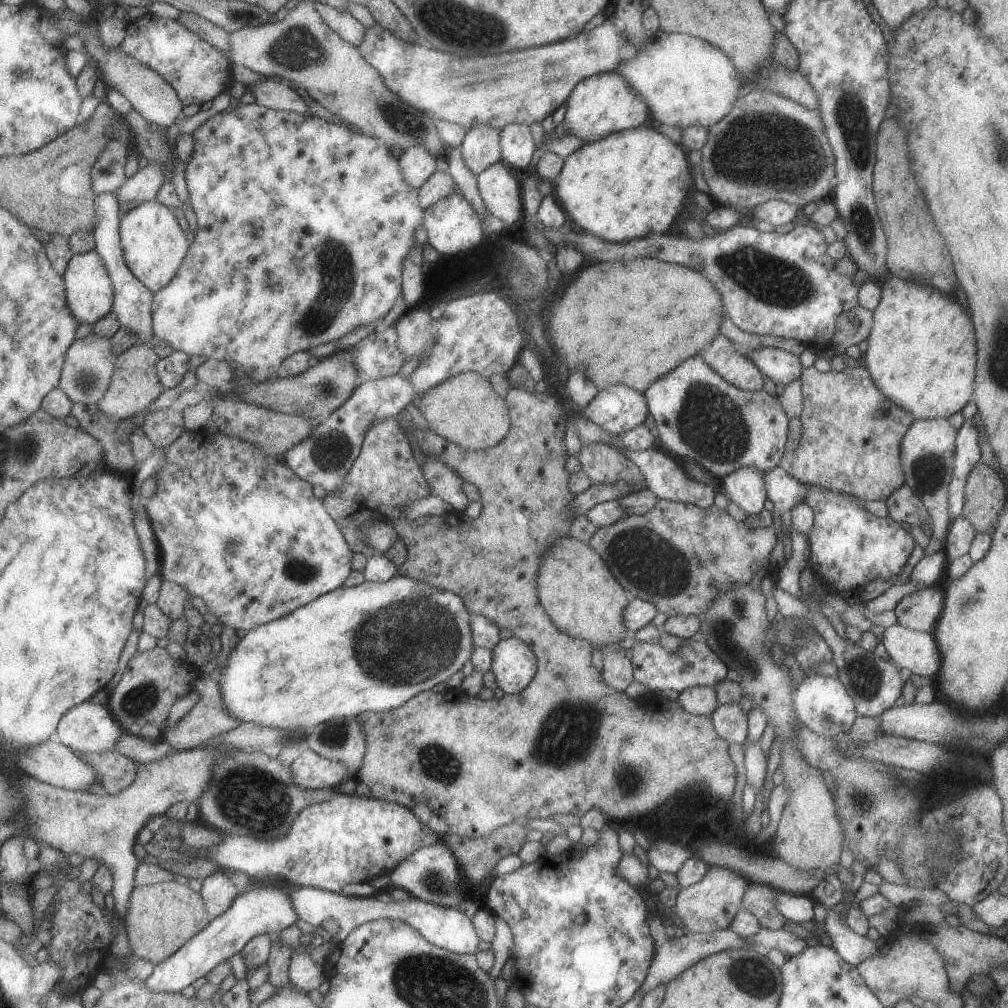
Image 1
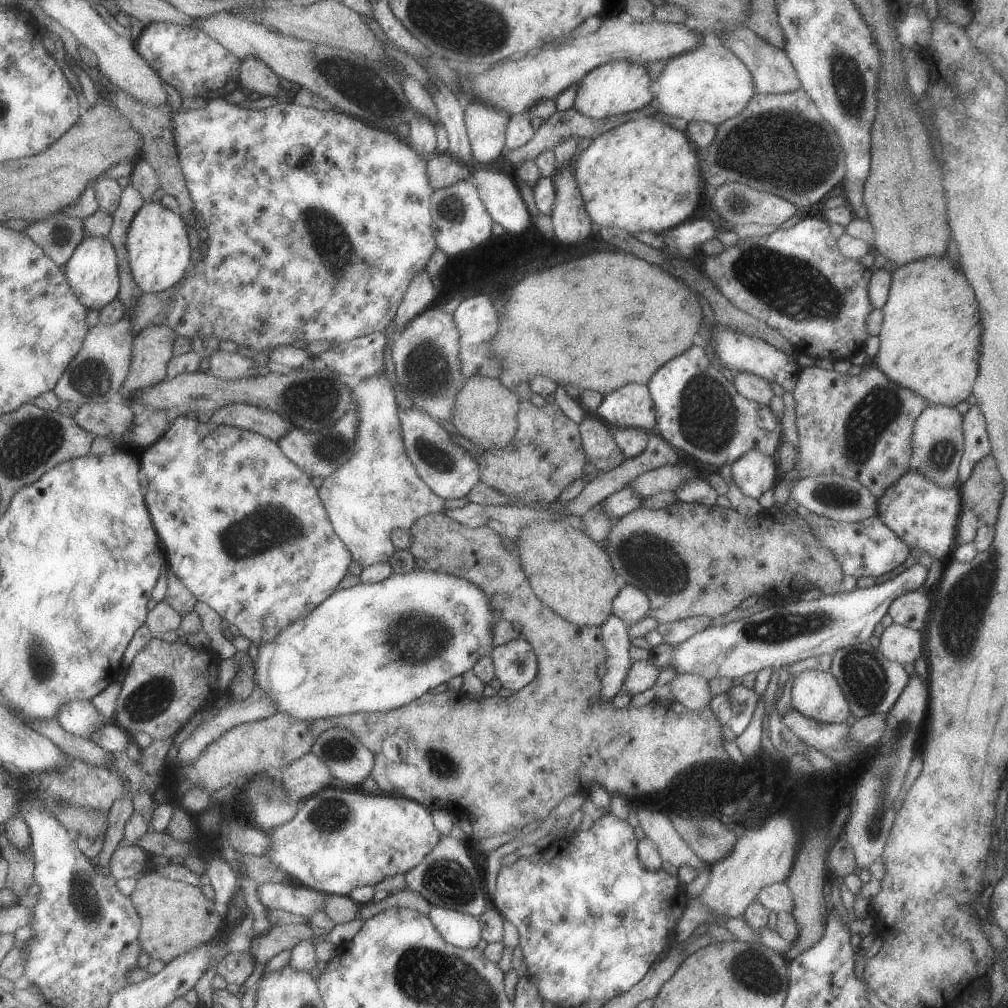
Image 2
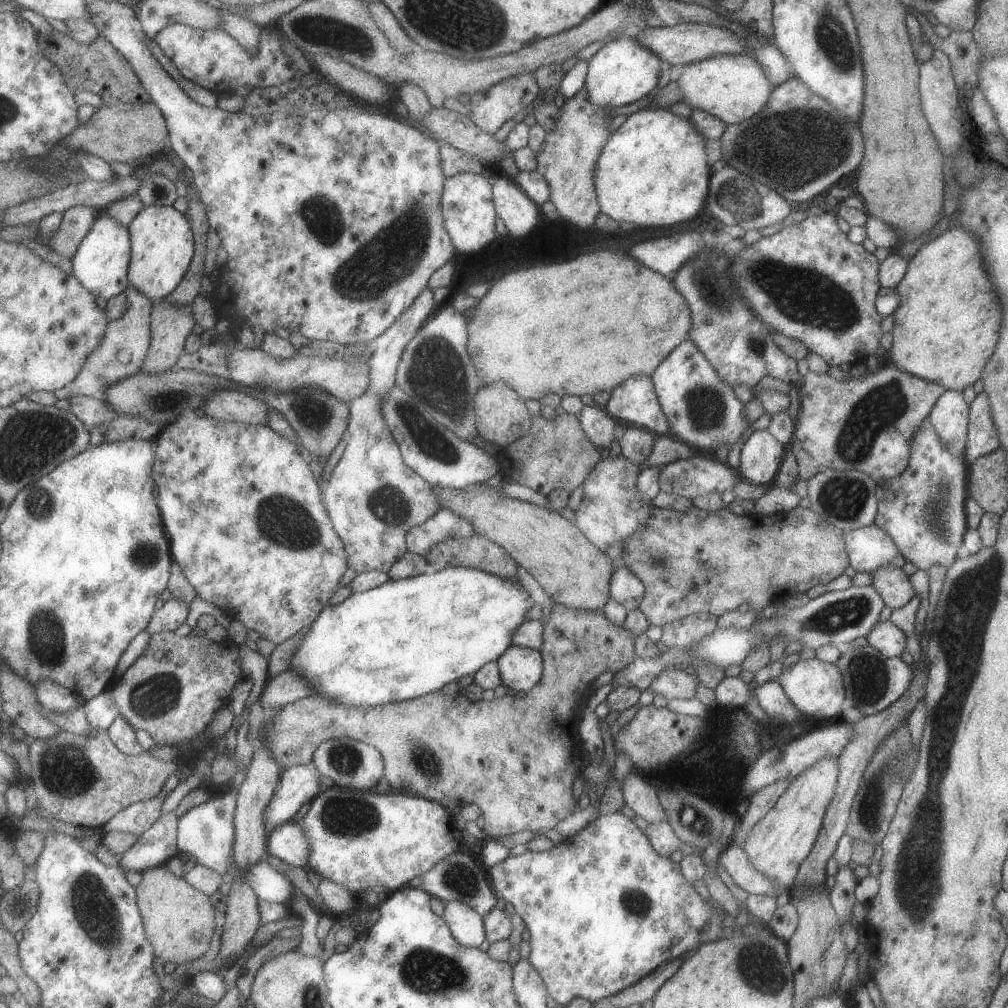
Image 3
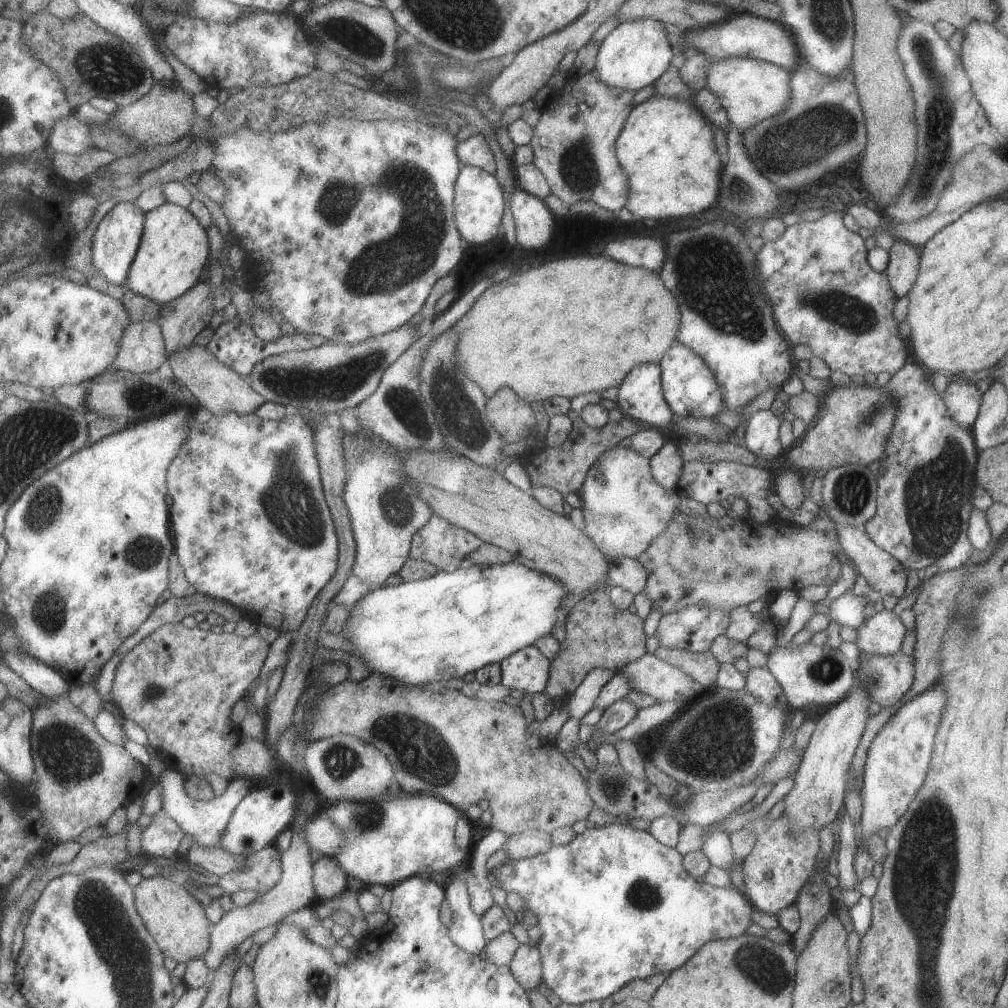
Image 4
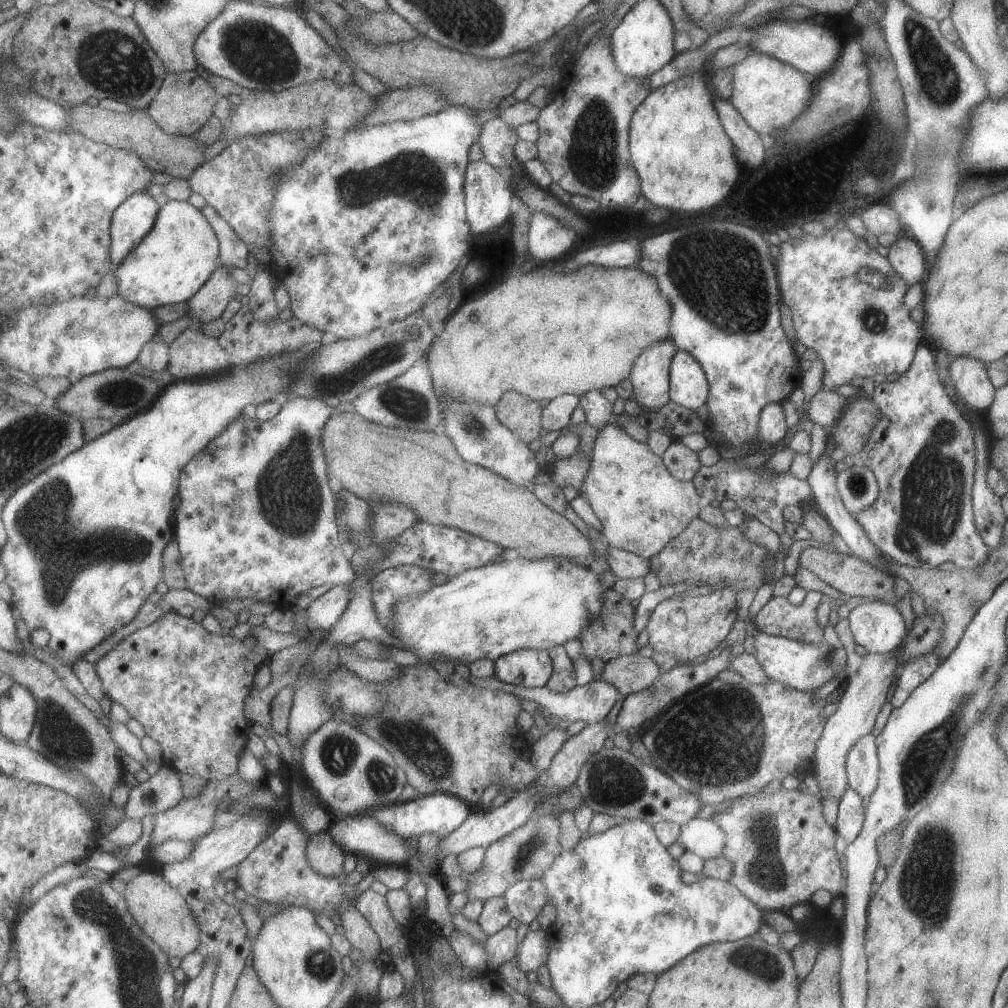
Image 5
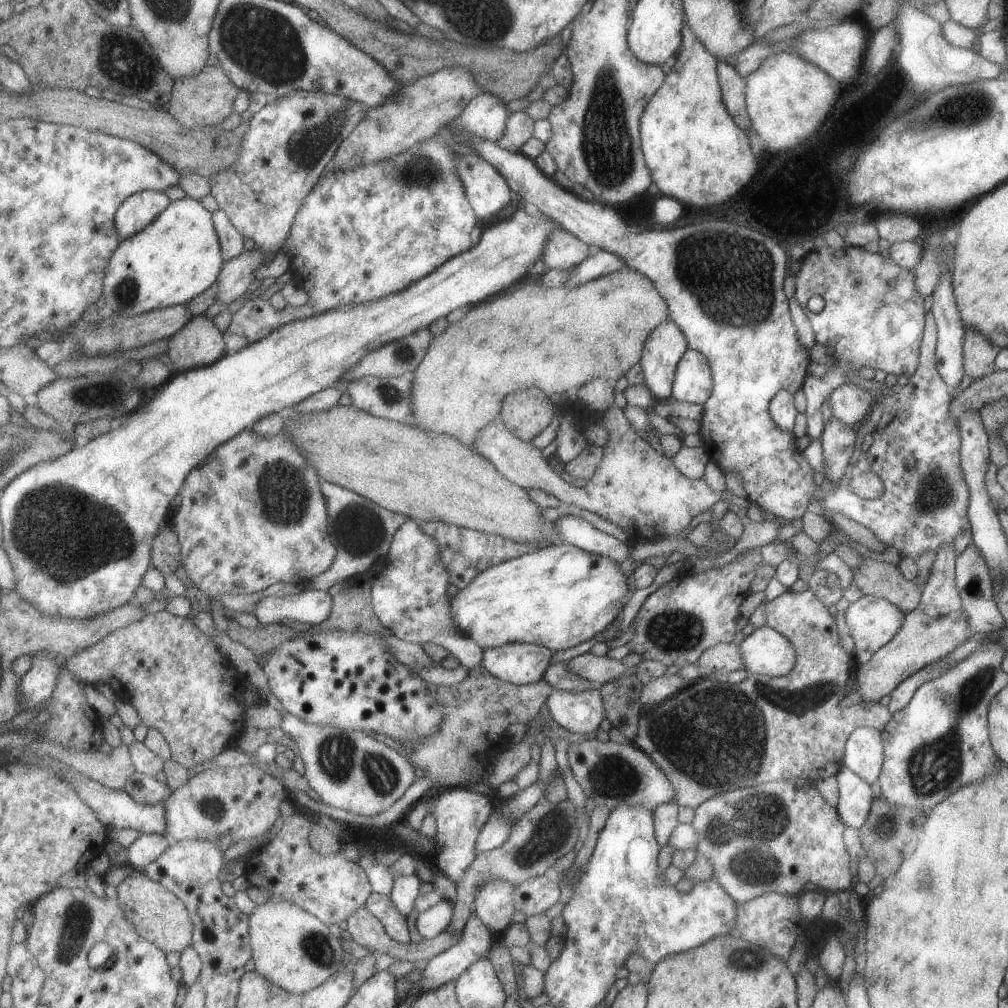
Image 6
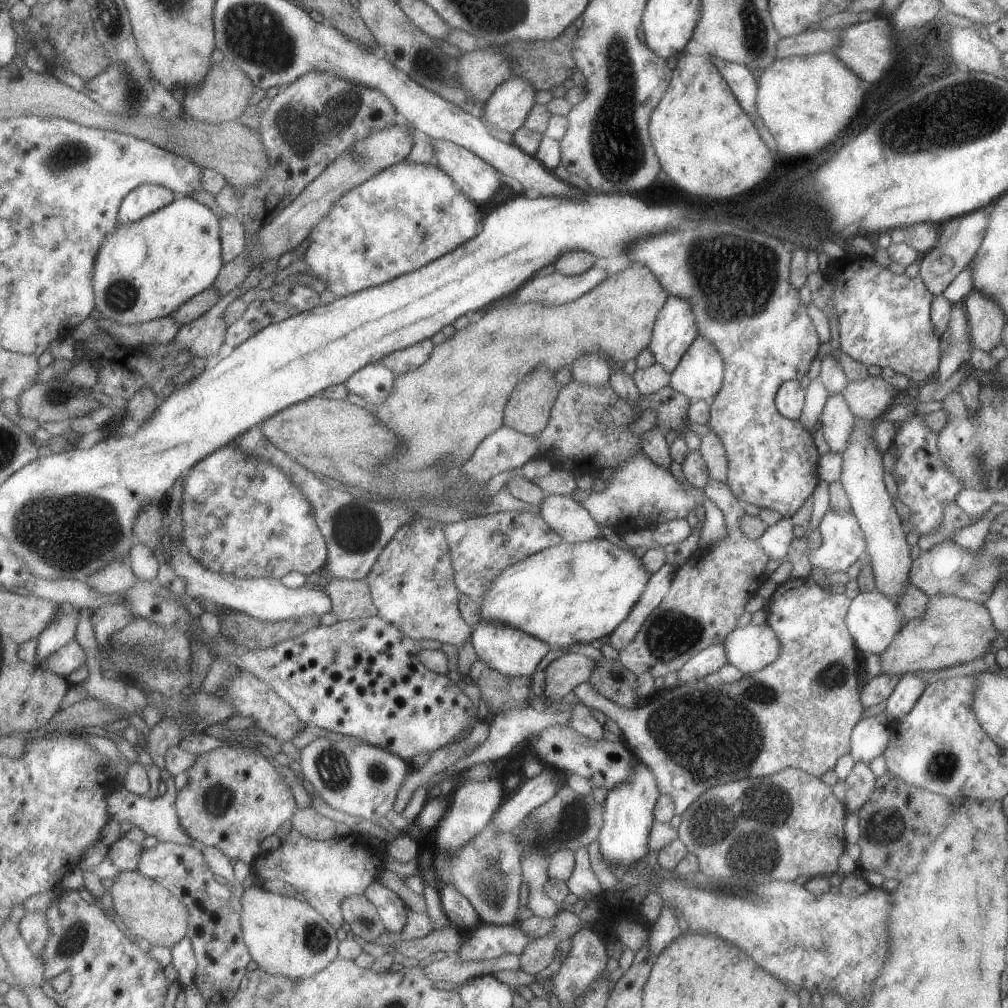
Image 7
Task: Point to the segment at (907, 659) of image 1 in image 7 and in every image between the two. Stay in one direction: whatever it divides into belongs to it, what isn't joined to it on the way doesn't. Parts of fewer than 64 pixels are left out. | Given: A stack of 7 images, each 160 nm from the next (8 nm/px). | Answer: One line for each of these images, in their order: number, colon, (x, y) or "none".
2: (897, 643)
3: (885, 637)
4: (881, 634)
5: (876, 625)
6: (871, 621)
7: (872, 620)

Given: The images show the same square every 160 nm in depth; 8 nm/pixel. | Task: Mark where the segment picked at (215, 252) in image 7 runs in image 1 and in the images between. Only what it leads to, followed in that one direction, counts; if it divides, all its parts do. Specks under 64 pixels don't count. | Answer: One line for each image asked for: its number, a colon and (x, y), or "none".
1: (155, 245)
2: (160, 251)
3: (163, 244)
4: (175, 249)
5: (181, 253)
6: (179, 255)

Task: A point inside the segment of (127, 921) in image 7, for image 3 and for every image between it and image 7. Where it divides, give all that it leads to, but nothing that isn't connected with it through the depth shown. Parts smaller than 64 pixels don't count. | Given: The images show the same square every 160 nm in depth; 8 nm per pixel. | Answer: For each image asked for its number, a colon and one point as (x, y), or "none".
3: (180, 919)
4: (180, 924)
5: (161, 910)
6: (159, 915)

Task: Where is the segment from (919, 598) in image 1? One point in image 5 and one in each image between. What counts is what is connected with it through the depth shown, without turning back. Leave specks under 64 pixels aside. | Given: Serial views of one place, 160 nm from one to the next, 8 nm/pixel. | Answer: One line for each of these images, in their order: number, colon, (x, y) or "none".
2: (909, 609)
3: (890, 582)
4: (884, 575)
5: (822, 478)

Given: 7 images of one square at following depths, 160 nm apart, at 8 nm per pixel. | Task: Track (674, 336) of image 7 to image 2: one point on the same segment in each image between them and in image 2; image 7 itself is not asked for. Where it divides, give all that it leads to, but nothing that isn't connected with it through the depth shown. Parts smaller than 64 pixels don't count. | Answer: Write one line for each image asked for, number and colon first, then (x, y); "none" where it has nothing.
2: (630, 405)
3: (634, 402)
4: (639, 396)
5: (649, 375)
6: (664, 345)

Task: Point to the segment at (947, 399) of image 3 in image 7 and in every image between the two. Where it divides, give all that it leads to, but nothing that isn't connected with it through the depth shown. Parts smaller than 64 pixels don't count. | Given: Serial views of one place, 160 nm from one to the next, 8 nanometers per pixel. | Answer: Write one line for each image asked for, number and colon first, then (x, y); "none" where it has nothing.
4: (961, 400)
5: (968, 376)
6: (978, 353)
7: (985, 319)

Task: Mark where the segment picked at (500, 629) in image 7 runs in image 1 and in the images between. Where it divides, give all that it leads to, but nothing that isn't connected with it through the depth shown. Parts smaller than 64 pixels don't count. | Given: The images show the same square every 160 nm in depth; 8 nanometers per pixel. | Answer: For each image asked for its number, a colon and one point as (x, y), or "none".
1: (514, 667)
2: (515, 664)
3: (520, 668)
4: (527, 670)
5: (529, 668)
6: (520, 663)

